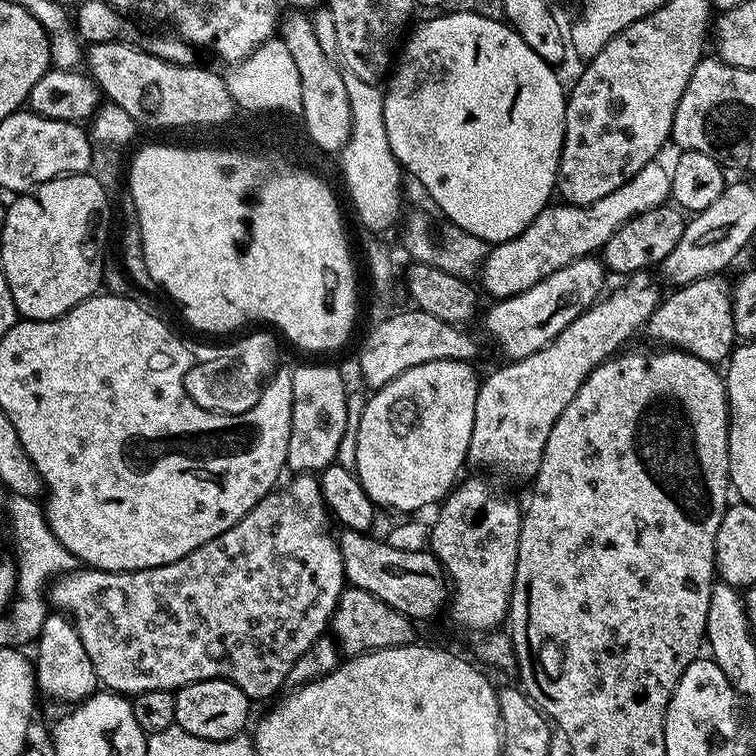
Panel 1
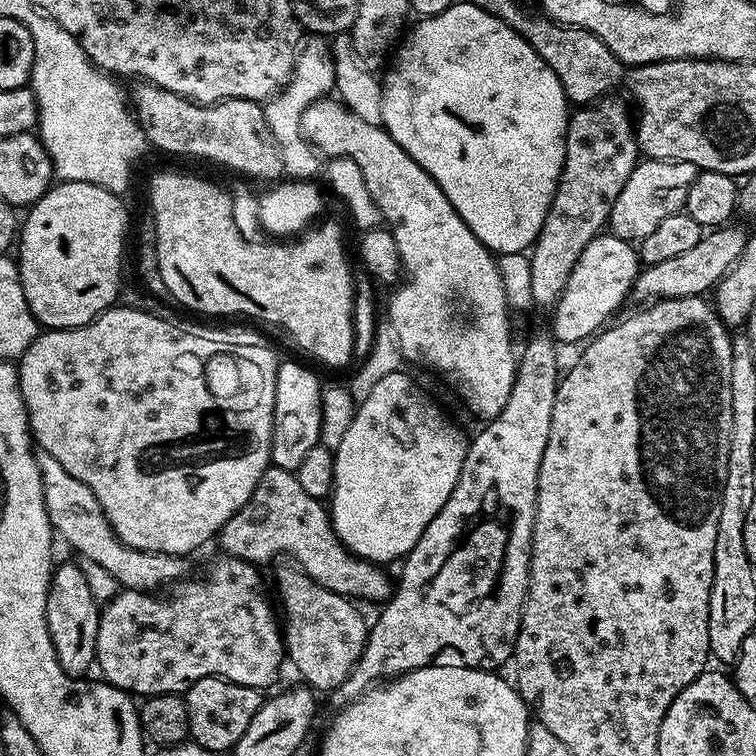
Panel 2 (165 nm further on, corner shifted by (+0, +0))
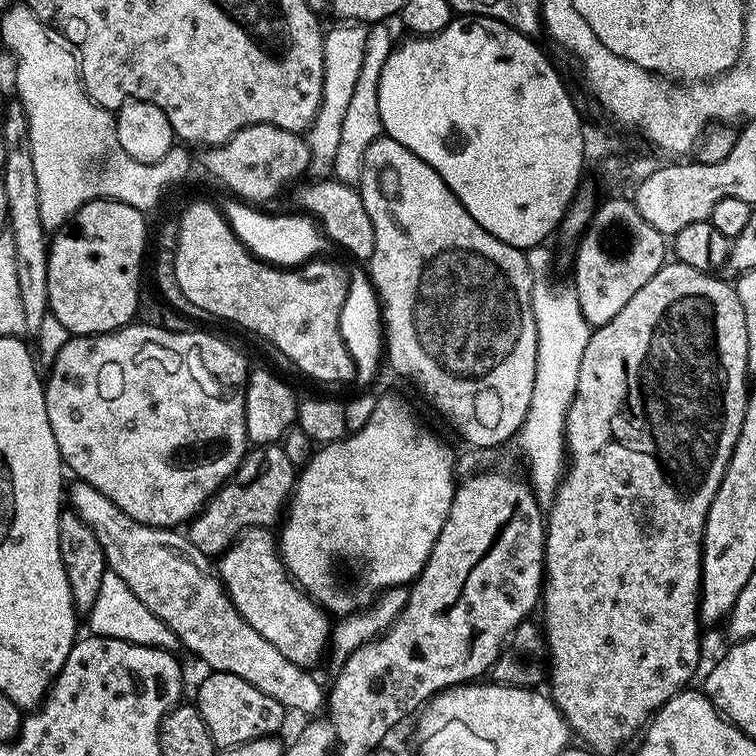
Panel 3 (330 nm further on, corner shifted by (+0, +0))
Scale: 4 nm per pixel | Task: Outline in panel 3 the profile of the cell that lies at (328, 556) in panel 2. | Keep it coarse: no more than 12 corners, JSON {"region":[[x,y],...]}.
{"region":[[279,443],[256,446],[192,517],[209,558],[285,515],[298,475]]}

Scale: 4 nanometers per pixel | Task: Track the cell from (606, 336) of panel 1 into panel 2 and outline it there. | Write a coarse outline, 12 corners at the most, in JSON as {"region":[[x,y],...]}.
{"region":[[705,231],[698,246],[637,272],[631,299],[711,293],[749,233]]}

